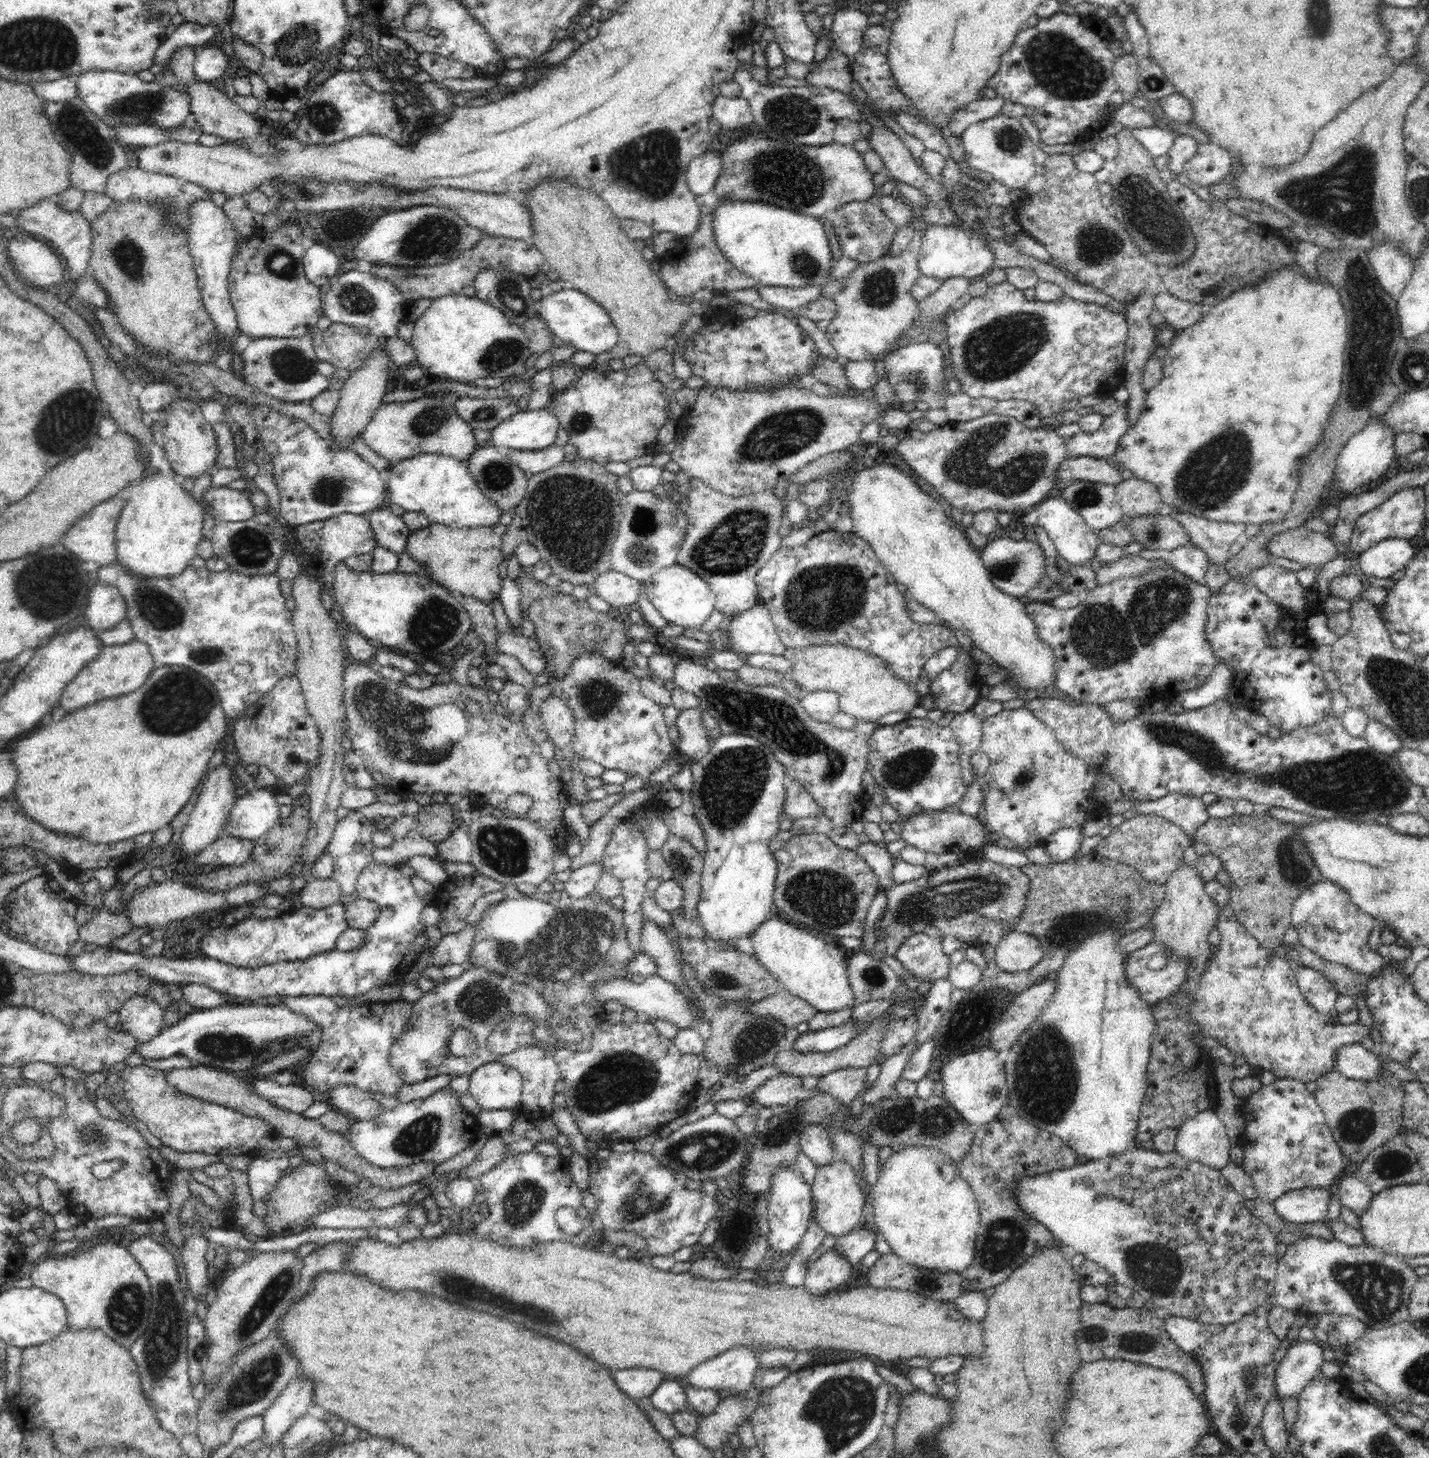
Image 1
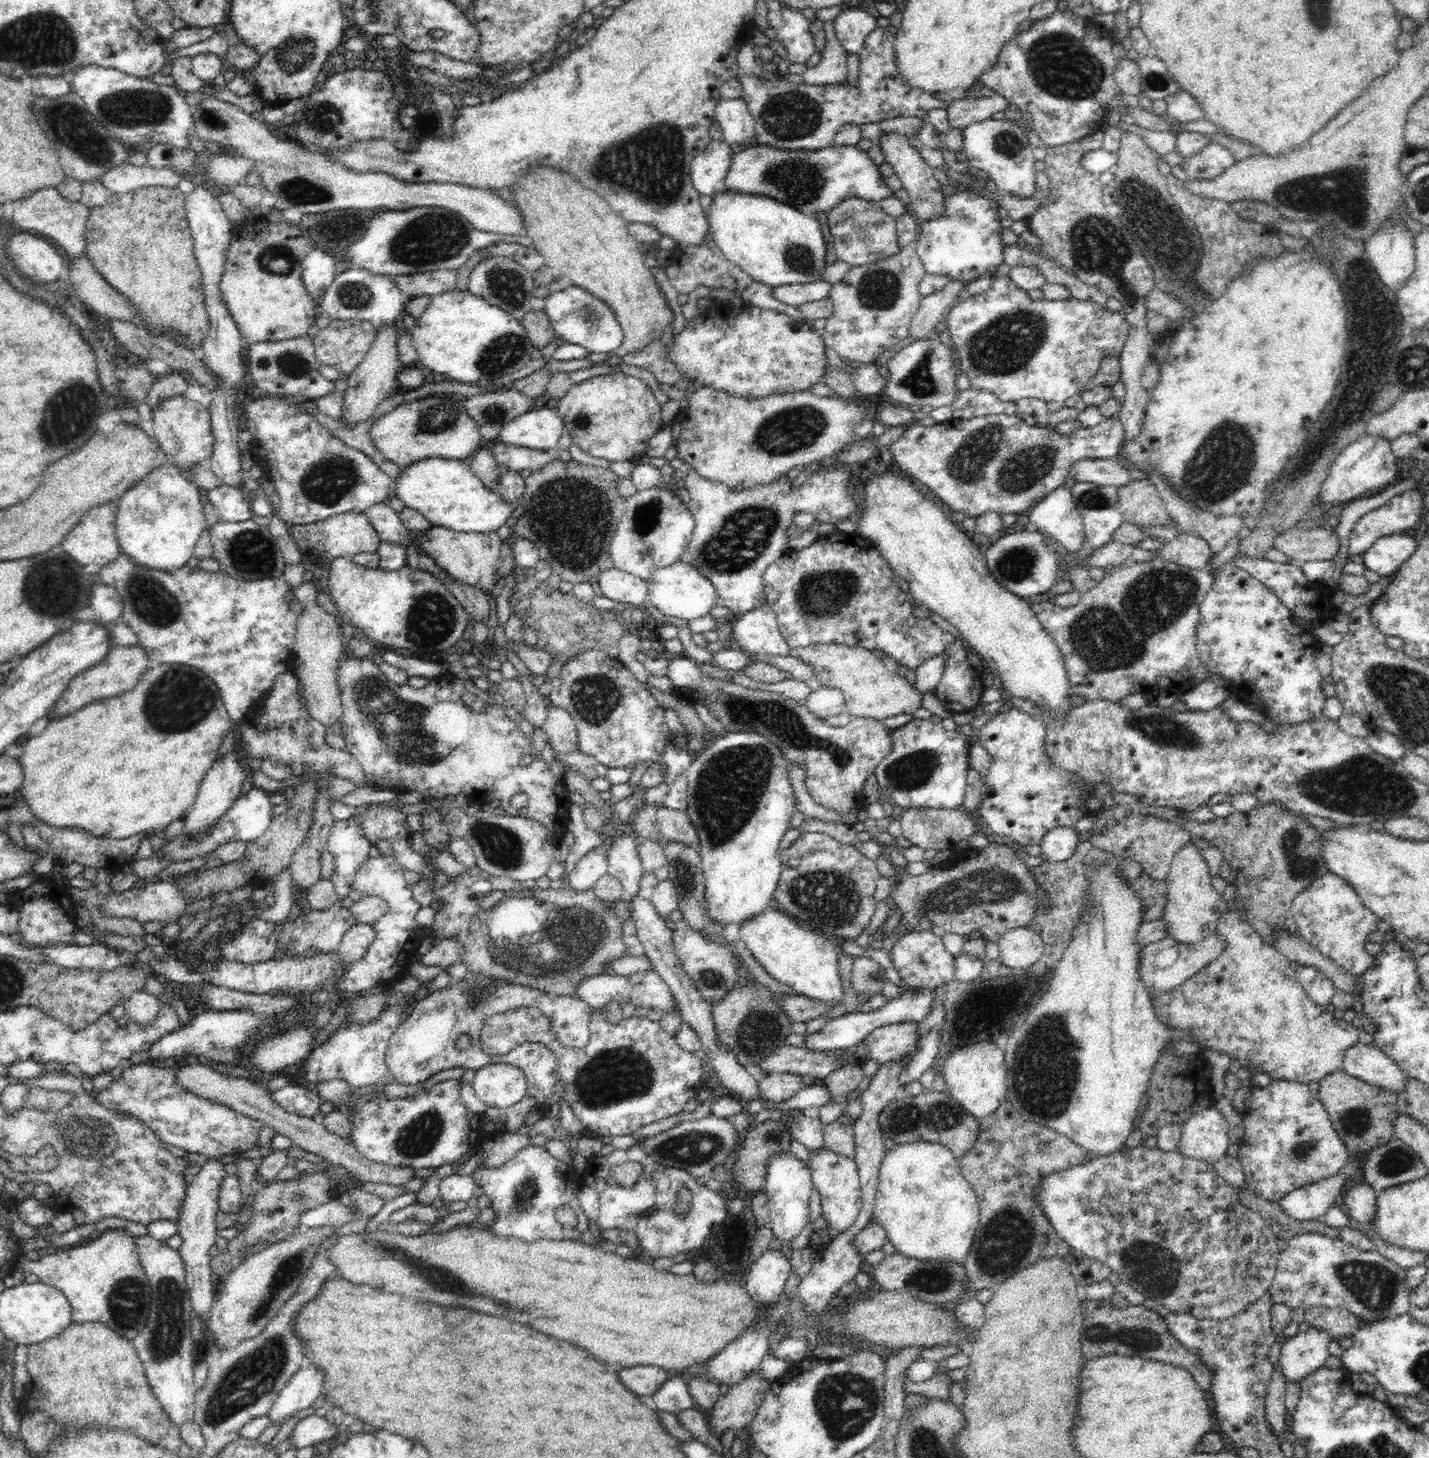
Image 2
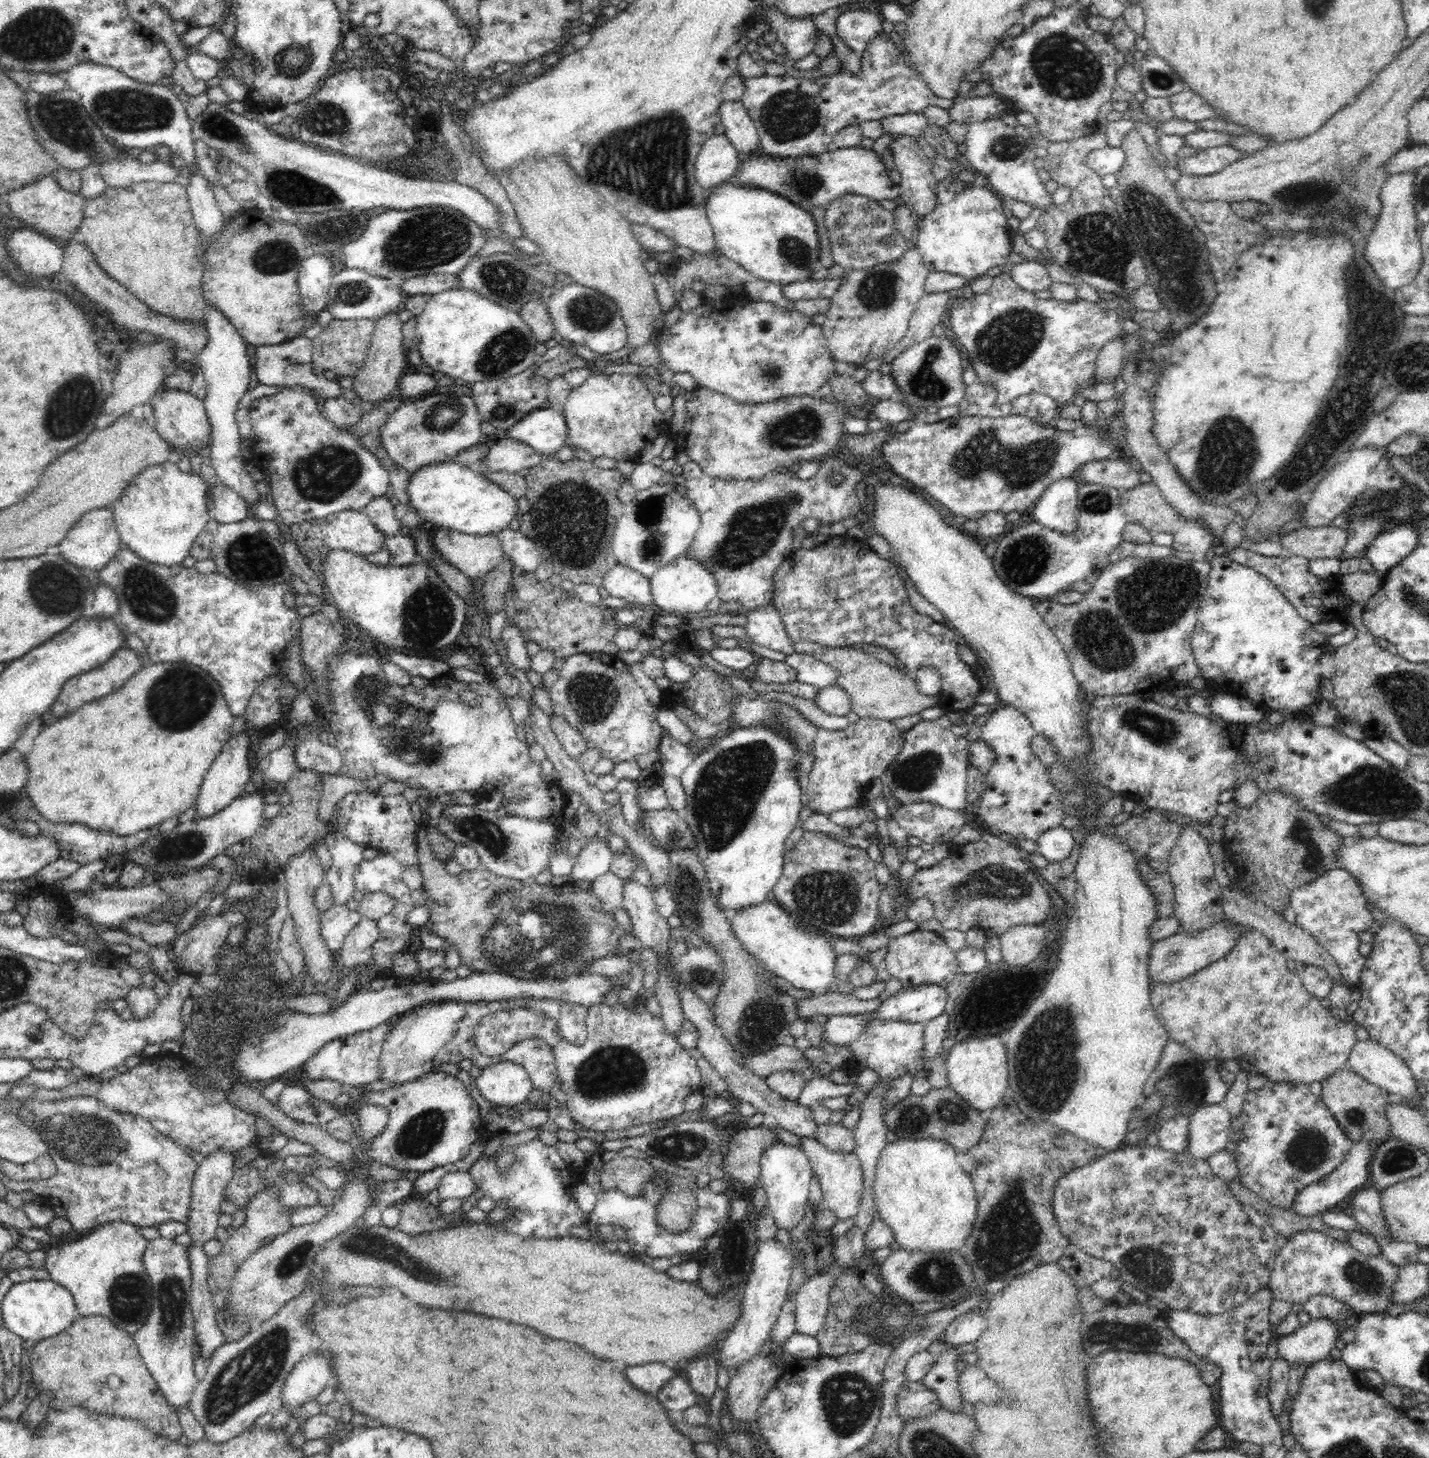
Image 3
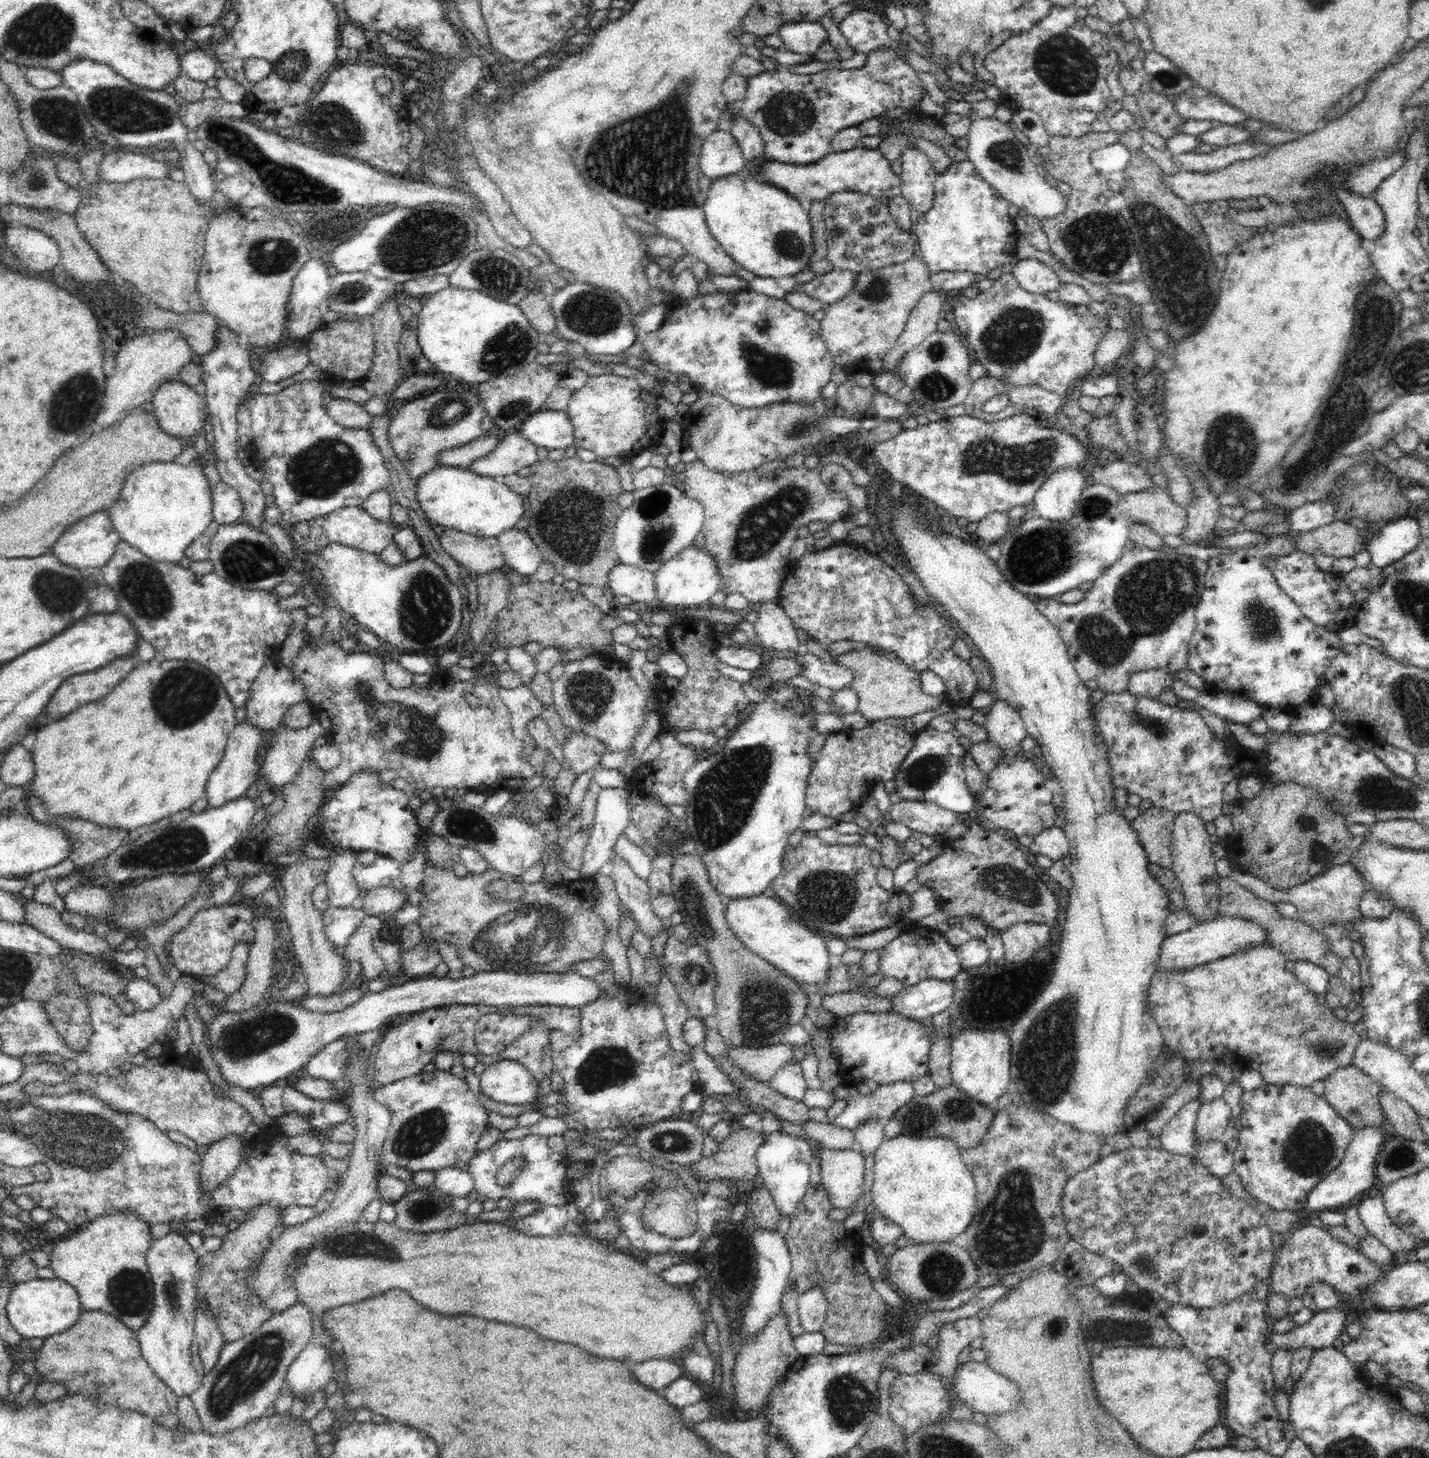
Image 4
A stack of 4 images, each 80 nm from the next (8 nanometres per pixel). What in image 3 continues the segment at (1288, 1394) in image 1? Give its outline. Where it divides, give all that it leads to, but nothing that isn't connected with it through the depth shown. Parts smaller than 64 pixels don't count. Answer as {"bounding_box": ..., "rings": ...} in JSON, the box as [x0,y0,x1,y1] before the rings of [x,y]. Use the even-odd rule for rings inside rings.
{"bounding_box":[1276,1319,1341,1366],"rings":[[[1312,1319],[1304,1326],[1299,1326],[1294,1333],[1276,1336],[1279,1356],[1289,1366],[1312,1364],[1324,1360],[1334,1348],[1341,1332],[1339,1326],[1330,1319]]]}

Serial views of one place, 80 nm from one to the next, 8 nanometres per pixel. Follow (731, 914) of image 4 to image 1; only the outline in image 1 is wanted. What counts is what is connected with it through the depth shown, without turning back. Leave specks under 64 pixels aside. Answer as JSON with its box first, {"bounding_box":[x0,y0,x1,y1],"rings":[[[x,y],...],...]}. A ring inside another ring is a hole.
{"bounding_box":[750,914,858,1012],"rings":[[[777,914],[768,916],[750,936],[753,943],[753,954],[772,973],[772,976],[782,986],[782,990],[805,1000],[811,1004],[817,1012],[832,1012],[848,1006],[855,1006],[858,1002],[854,998],[847,973],[847,959],[845,951],[834,943],[823,940],[821,934],[816,934],[802,927],[796,927]]]}

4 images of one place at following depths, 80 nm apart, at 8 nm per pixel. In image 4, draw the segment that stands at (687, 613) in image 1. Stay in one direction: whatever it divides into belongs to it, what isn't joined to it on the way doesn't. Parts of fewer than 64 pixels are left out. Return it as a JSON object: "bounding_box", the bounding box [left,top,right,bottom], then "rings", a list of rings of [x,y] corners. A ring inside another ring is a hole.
{"bounding_box":[654,544,722,610],"rings":[[[692,544],[675,554],[668,562],[664,562],[664,565],[654,574],[658,600],[662,602],[662,607],[668,610],[676,606],[691,609],[700,608],[700,606],[708,607],[710,598],[718,592],[722,584],[719,572],[712,555],[706,549]]]}

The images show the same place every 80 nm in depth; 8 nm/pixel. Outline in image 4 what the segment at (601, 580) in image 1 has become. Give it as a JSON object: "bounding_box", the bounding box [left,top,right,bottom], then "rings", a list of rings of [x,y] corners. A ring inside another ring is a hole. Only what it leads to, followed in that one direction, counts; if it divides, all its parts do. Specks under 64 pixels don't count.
{"bounding_box":[608,564,657,606],"rings":[[[618,564],[608,573],[608,586],[615,596],[628,596],[632,606],[652,603],[657,597],[655,575],[636,566]]]}

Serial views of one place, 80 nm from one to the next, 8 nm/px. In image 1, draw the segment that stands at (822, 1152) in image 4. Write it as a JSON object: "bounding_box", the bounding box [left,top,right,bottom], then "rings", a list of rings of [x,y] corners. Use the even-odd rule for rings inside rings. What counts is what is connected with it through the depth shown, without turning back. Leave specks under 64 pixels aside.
{"bounding_box":[812,1157,865,1237],"rings":[[[835,1157],[832,1164],[828,1166],[822,1166],[822,1168],[816,1166],[816,1178],[812,1186],[813,1214],[826,1235],[842,1237],[863,1226],[865,1196],[861,1191],[859,1181],[854,1169],[844,1161],[843,1157]]]}

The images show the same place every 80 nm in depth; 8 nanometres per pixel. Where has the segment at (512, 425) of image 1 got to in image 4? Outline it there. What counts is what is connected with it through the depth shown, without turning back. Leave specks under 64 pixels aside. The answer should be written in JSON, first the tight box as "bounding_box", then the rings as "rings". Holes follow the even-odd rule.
{"bounding_box":[520,410,574,450],"rings":[[[541,410],[528,416],[520,428],[522,437],[536,446],[549,450],[566,449],[574,442],[574,426],[568,414],[552,410]]]}

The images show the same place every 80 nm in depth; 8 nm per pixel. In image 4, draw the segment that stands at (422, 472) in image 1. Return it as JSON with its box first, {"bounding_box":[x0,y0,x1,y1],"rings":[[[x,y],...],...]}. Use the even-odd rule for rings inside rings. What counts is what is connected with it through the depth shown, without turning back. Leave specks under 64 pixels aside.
{"bounding_box":[416,465,526,537],"rings":[[[437,465],[416,482],[416,500],[438,530],[449,528],[477,537],[497,537],[514,527],[526,513],[526,500],[500,479],[455,466]]]}

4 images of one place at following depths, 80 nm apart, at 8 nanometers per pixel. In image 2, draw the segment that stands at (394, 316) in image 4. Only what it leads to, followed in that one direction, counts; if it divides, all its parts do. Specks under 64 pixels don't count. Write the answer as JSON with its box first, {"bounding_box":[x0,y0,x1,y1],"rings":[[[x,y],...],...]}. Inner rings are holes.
{"bounding_box":[340,322,406,425],"rings":[[[394,322],[392,325],[377,331],[375,340],[370,350],[365,355],[364,361],[354,369],[347,379],[348,388],[343,394],[344,414],[340,422],[348,425],[356,425],[368,421],[377,410],[379,404],[394,392],[398,374],[406,367],[400,365],[398,357],[398,335],[400,335],[401,324]]]}

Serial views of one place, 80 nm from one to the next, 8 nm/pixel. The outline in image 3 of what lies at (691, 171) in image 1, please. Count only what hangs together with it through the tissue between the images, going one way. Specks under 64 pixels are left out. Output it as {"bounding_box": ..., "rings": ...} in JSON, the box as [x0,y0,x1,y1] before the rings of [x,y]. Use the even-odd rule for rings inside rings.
{"bounding_box":[695,134,741,189],"rings":[[[713,134],[702,144],[695,162],[695,177],[702,189],[714,187],[732,179],[741,157],[725,134]]]}

